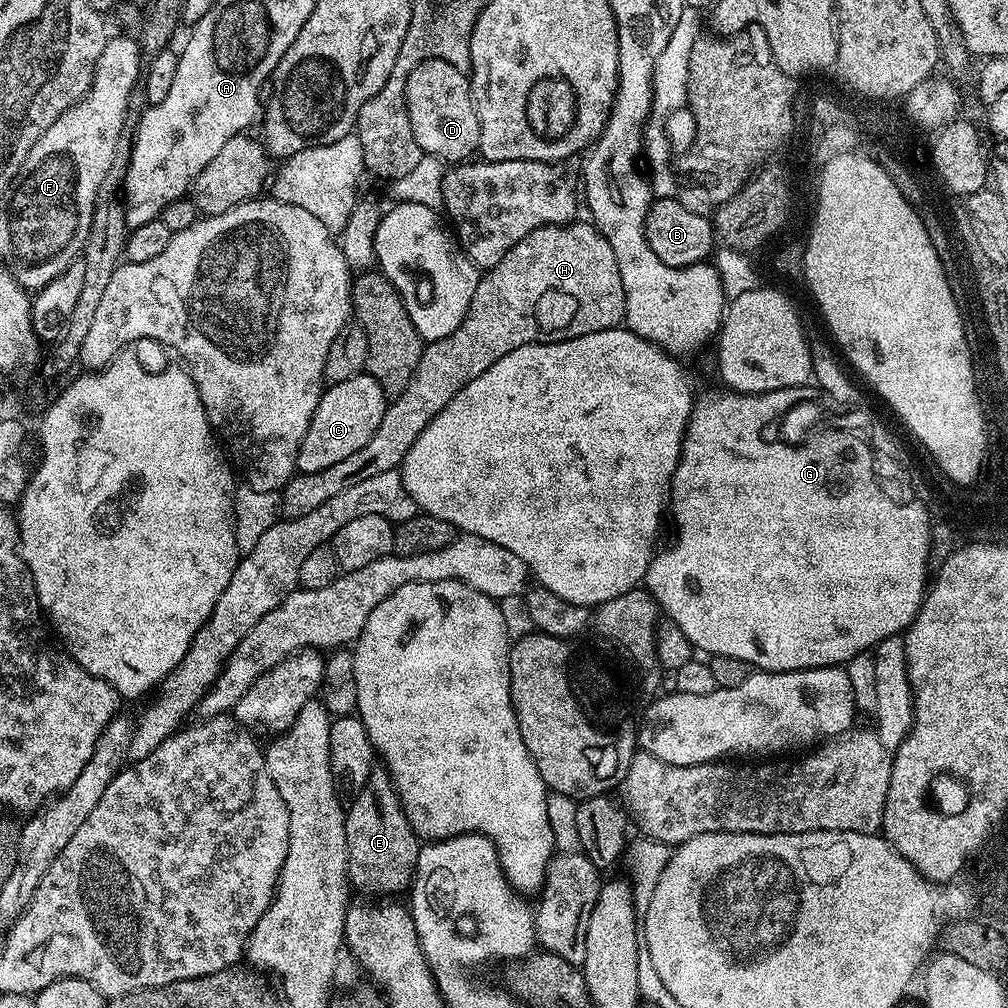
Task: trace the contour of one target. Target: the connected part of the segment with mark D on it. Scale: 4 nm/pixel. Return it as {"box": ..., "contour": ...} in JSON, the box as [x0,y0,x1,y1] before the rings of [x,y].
{"box":[406,60,480,162],"contour":[[[423,60],[406,82],[406,110],[410,114],[410,130],[426,156],[435,156],[441,162],[464,162],[471,152],[475,153],[480,146],[480,114],[477,101],[472,101],[472,84],[467,80],[465,69],[451,64],[449,60]]]}

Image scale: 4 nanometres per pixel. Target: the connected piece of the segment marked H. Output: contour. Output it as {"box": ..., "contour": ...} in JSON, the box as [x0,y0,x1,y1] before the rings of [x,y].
{"box":[282,223,624,518],"contour":[[[580,223],[547,224],[534,230],[515,244],[496,268],[487,269],[462,326],[446,338],[425,343],[418,370],[414,370],[404,393],[389,403],[374,438],[358,454],[334,462],[326,470],[293,476],[282,490],[283,515],[291,518],[310,514],[342,490],[366,482],[366,478],[397,471],[418,434],[498,358],[527,344],[553,344],[617,327],[624,320],[624,286],[618,258],[595,224]]]}

